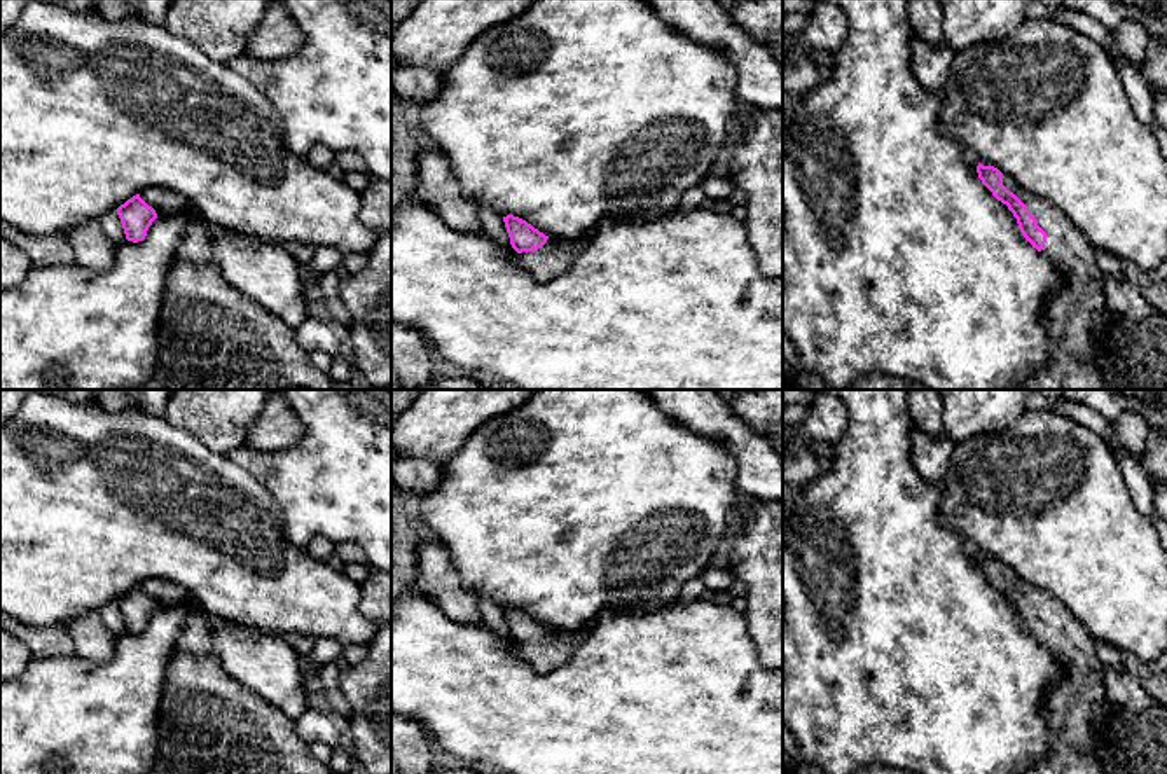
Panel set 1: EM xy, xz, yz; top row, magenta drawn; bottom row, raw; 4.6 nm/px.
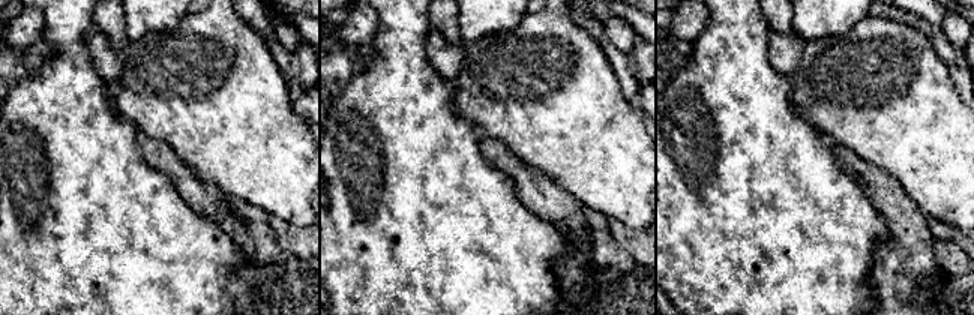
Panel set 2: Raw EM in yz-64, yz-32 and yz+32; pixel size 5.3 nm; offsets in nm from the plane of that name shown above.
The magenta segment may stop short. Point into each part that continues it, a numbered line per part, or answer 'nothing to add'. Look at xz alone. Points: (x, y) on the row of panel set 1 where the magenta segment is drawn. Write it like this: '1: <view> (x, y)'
1: xz (556, 255)

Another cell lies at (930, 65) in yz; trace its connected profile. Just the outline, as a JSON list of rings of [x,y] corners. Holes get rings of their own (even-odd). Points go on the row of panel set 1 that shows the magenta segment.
[[[921,37],[910,44],[910,68],[917,82],[928,91],[940,93],[949,79],[954,49],[949,44],[931,45]]]

